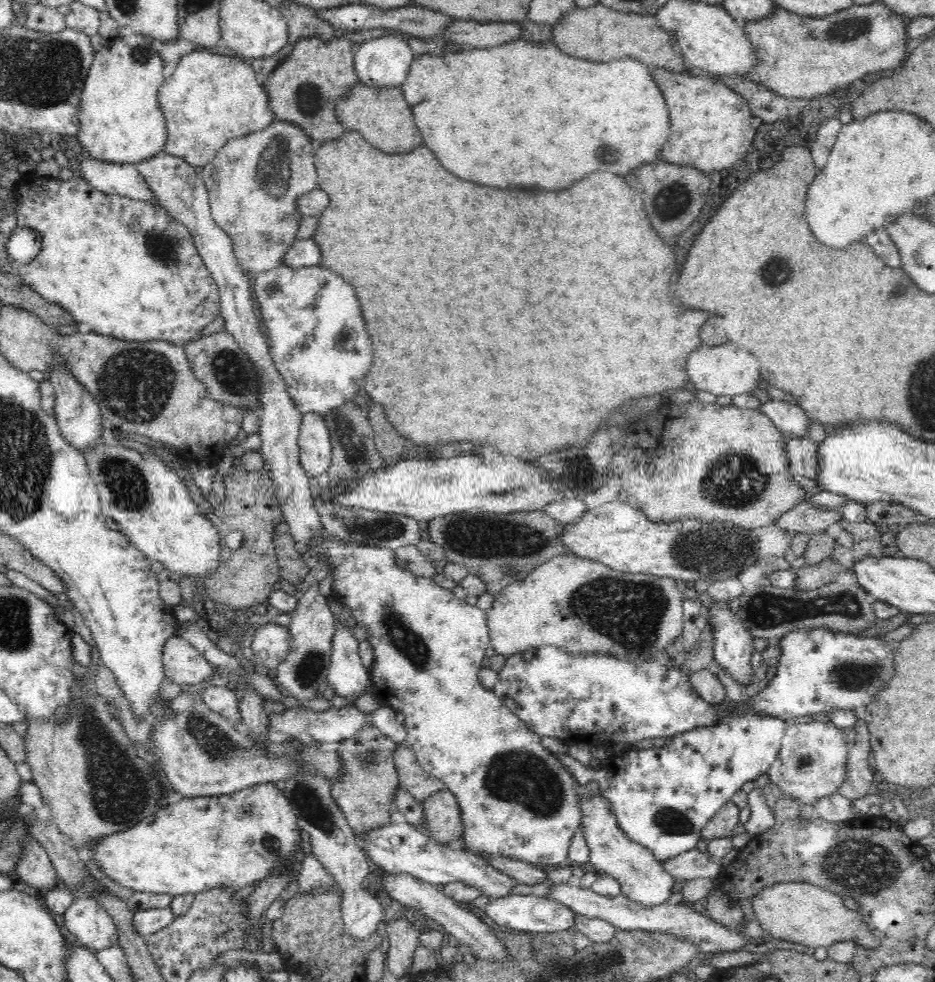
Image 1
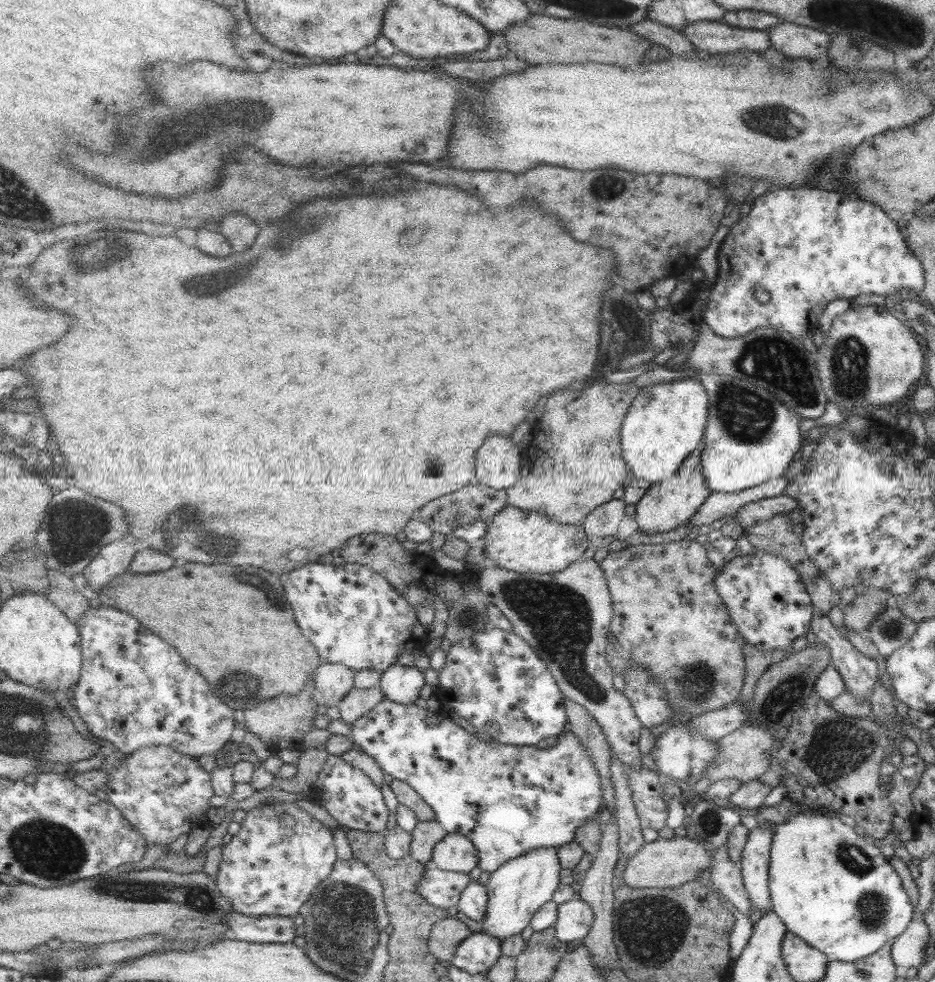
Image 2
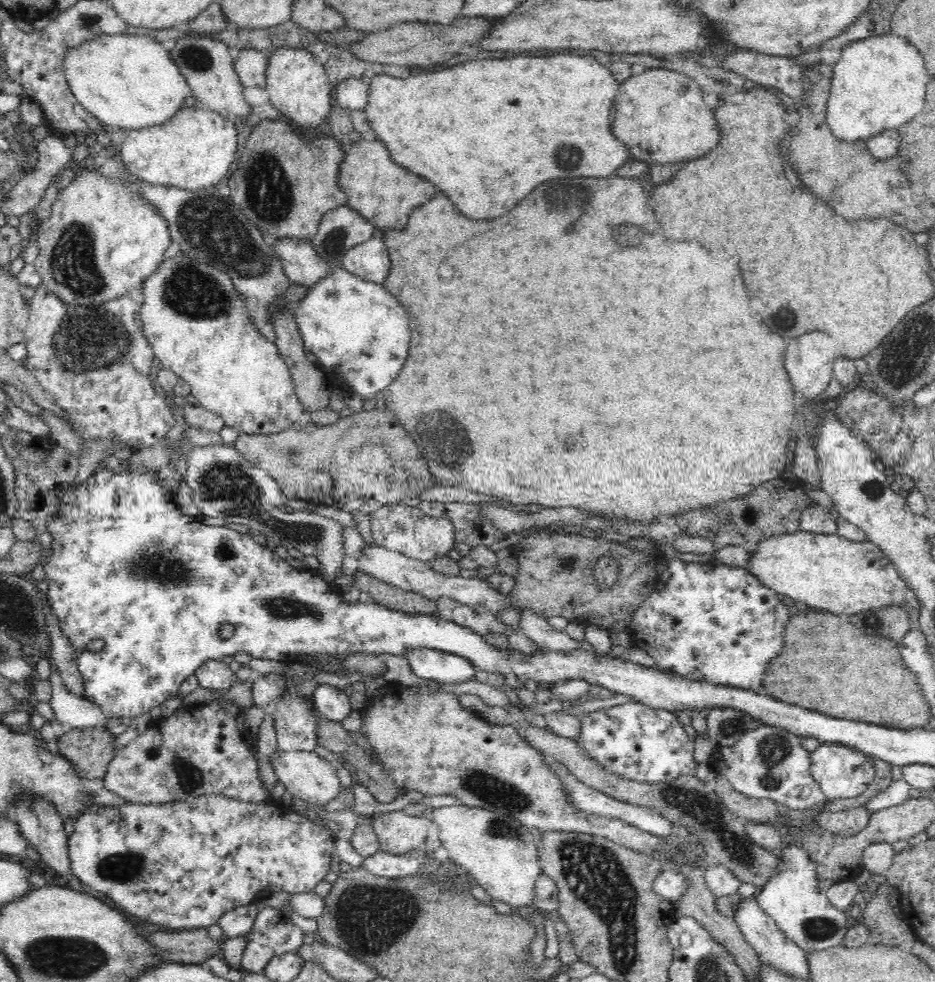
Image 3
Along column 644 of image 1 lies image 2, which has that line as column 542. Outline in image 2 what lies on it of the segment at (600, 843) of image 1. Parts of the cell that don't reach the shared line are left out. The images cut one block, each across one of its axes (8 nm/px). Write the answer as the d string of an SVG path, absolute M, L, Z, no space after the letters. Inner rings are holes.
M543 846L530 850L522 857L500 866L490 875L486 884L489 902L483 920L485 931L501 942L517 934L521 935L521 932L531 924L535 913L553 900L553 894L561 884L561 868L562 861L557 846L555 848Z

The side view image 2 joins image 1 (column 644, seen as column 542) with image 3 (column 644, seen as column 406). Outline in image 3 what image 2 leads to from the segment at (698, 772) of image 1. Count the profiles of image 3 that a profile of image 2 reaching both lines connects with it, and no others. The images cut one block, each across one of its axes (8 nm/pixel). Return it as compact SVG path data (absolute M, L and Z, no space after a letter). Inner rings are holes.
M628 702L626 704L600 709L580 716L582 721L581 738L576 739L598 763L606 765L608 771L640 782L668 782L682 774L692 773L696 764L693 760L694 741L690 740L682 723L671 710L655 709L641 702Z

